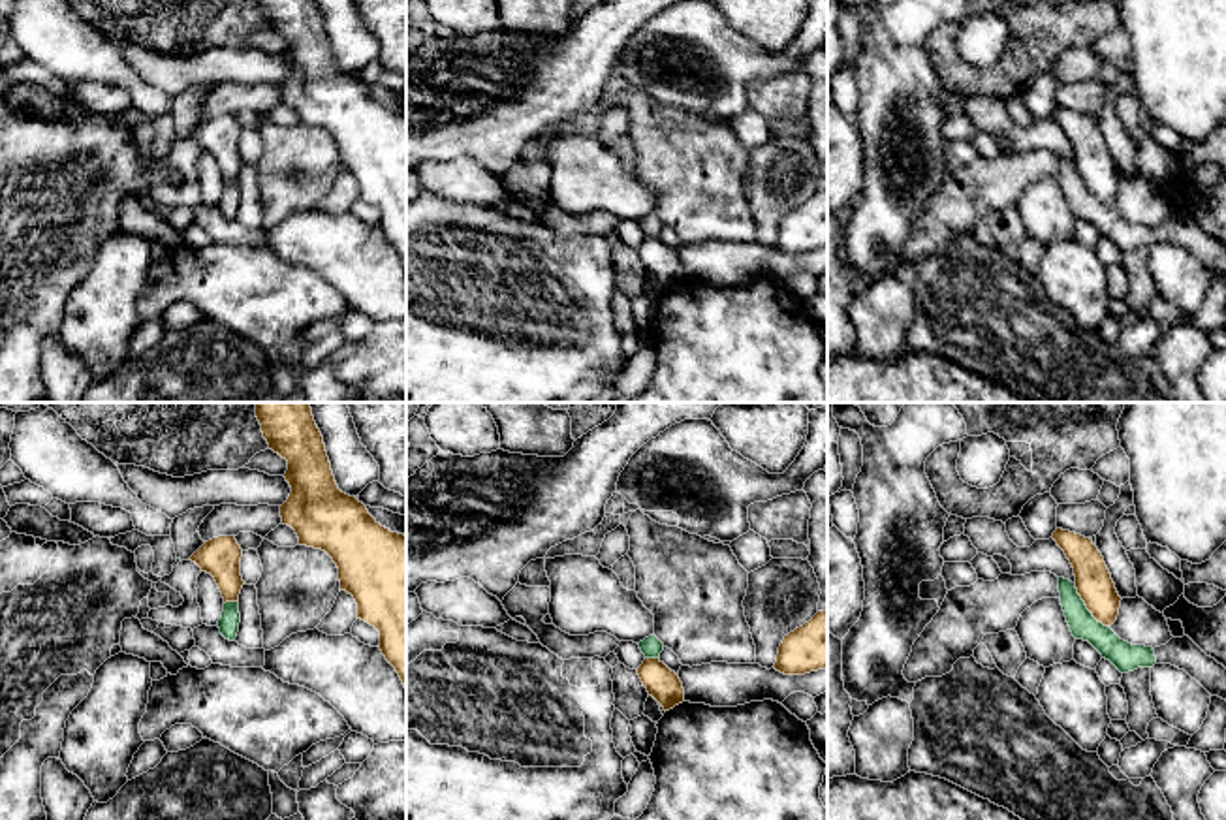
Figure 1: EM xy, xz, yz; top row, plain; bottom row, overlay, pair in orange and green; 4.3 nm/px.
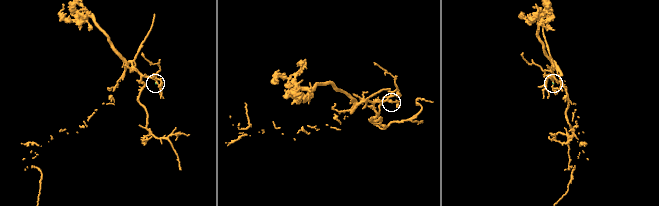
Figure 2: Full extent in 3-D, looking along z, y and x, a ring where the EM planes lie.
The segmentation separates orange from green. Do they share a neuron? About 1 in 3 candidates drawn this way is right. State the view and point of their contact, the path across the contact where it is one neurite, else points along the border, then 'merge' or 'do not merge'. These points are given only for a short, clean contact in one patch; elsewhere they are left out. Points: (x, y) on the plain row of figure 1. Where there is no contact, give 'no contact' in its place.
contact yz (1087, 187); border yz (1074, 162), (1085, 187), (1108, 205); do not merge

